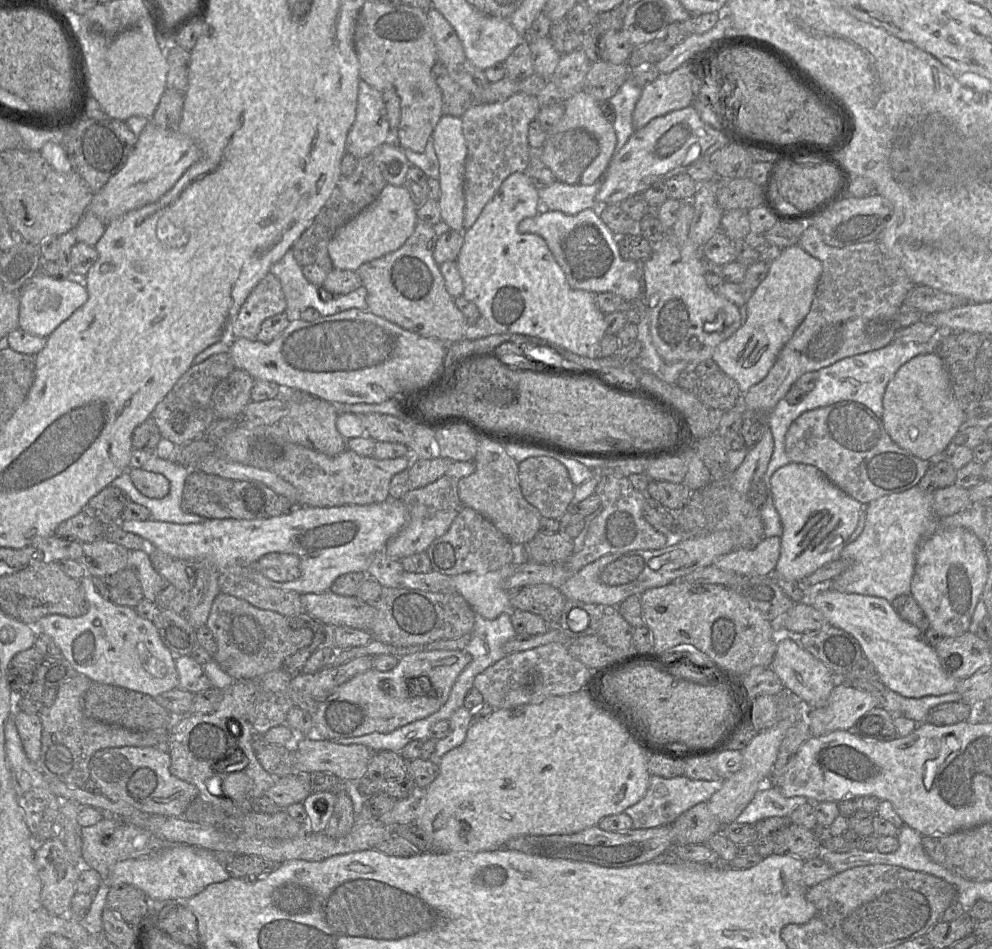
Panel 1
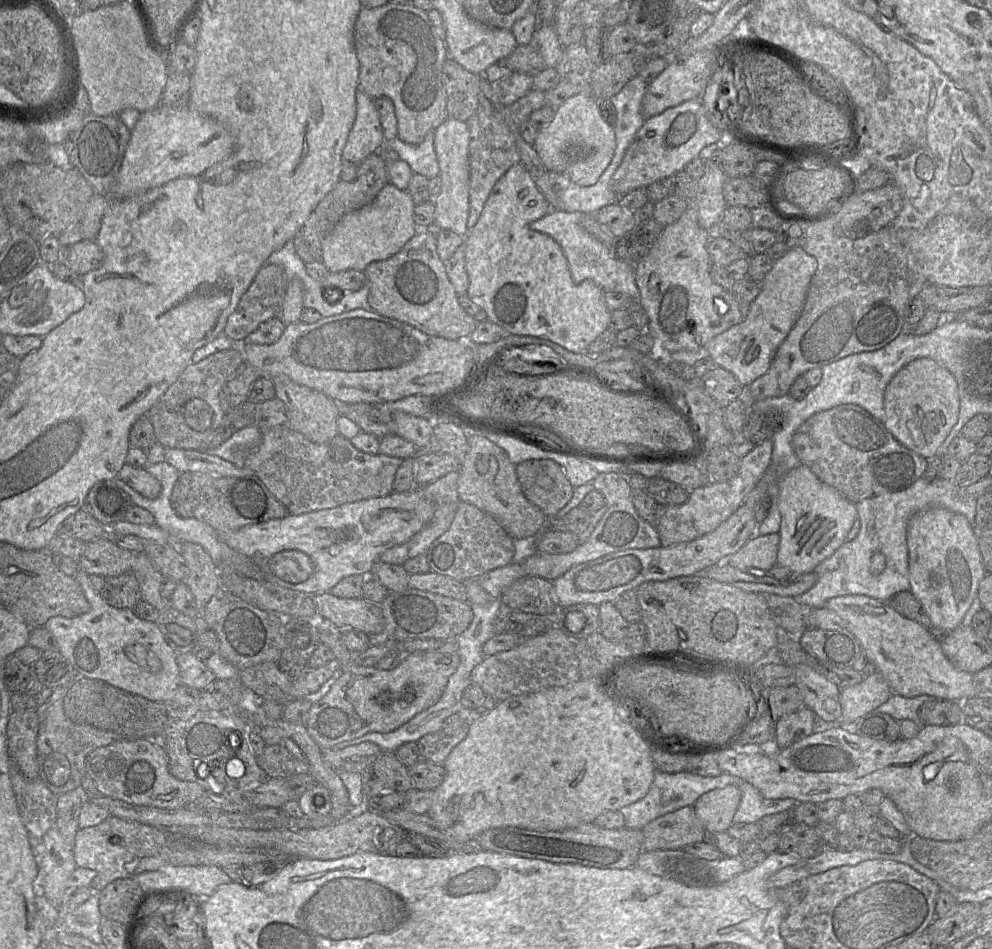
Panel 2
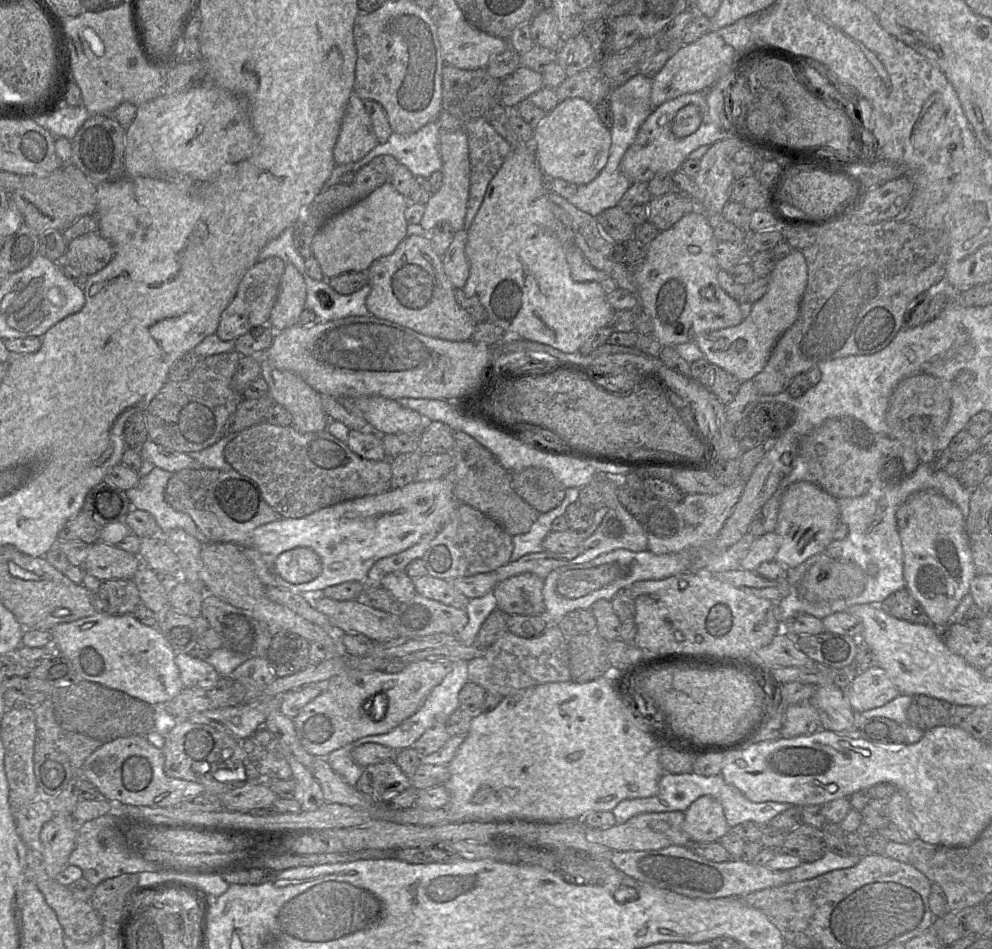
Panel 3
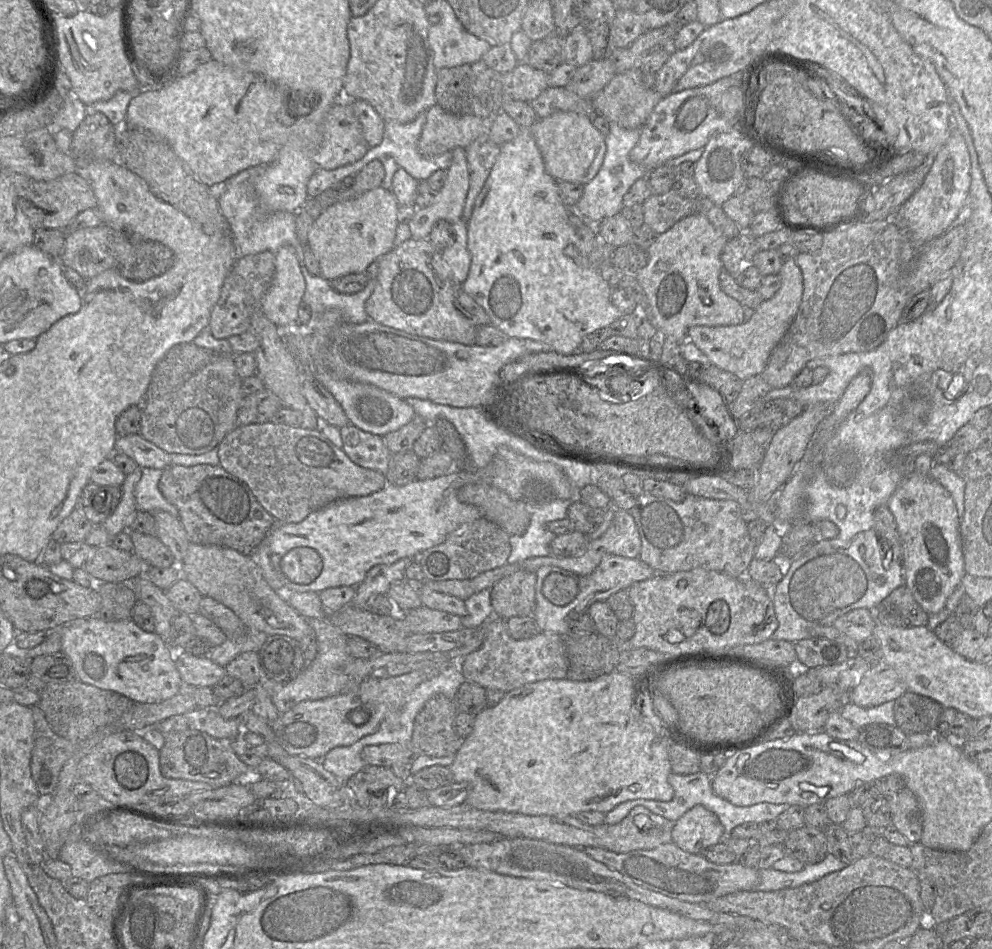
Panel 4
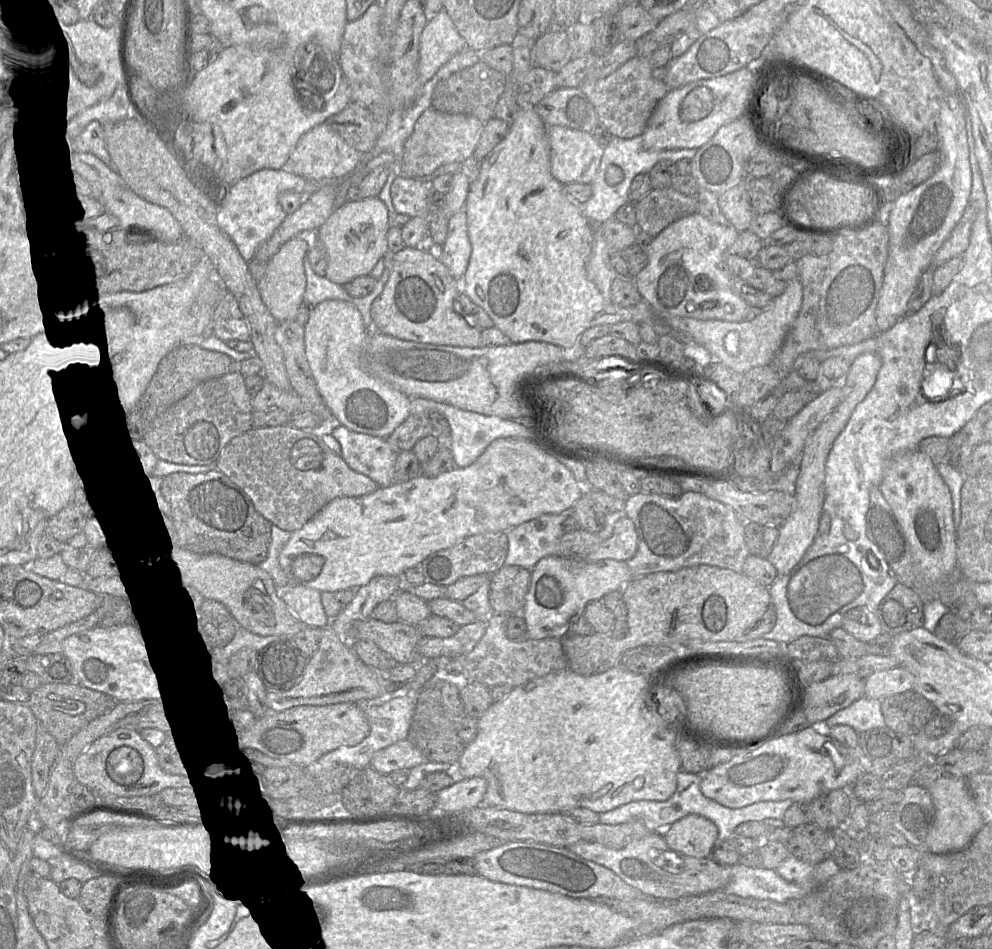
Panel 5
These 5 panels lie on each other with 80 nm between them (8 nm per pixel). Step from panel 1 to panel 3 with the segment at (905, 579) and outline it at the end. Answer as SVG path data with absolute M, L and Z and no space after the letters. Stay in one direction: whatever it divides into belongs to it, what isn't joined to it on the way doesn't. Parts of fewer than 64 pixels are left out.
M919 464L910 476L898 484L876 480L861 496L836 498L840 510L839 522L847 525L848 533L845 538L832 540L821 552L788 569L790 592L776 603L780 630L781 622L794 615L805 613L822 620L856 604L880 605L890 594L905 588L904 555L896 511L909 496L924 490L942 494L967 518L966 487L955 476L945 470L935 470L929 464Z

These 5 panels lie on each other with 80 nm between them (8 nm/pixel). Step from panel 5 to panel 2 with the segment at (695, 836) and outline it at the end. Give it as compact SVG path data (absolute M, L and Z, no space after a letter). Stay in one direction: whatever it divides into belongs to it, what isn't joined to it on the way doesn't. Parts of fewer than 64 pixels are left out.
M736 785L714 789L699 797L693 807L708 836L728 830L740 800L741 791Z

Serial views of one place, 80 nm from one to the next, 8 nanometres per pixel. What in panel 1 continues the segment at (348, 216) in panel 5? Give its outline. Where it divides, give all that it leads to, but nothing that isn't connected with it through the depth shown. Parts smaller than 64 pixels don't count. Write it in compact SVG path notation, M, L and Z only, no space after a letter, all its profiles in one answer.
M386 183L377 199L358 216L342 226L329 242L328 254L332 261L333 269L357 271L362 264L399 249L415 229L418 221L416 209L417 206L403 186L393 186Z

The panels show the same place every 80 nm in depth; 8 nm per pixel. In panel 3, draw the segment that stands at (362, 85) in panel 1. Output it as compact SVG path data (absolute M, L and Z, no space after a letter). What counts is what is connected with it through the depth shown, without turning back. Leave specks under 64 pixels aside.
M352 93L334 146L334 162L336 165L355 163L364 158L377 144L364 102Z

